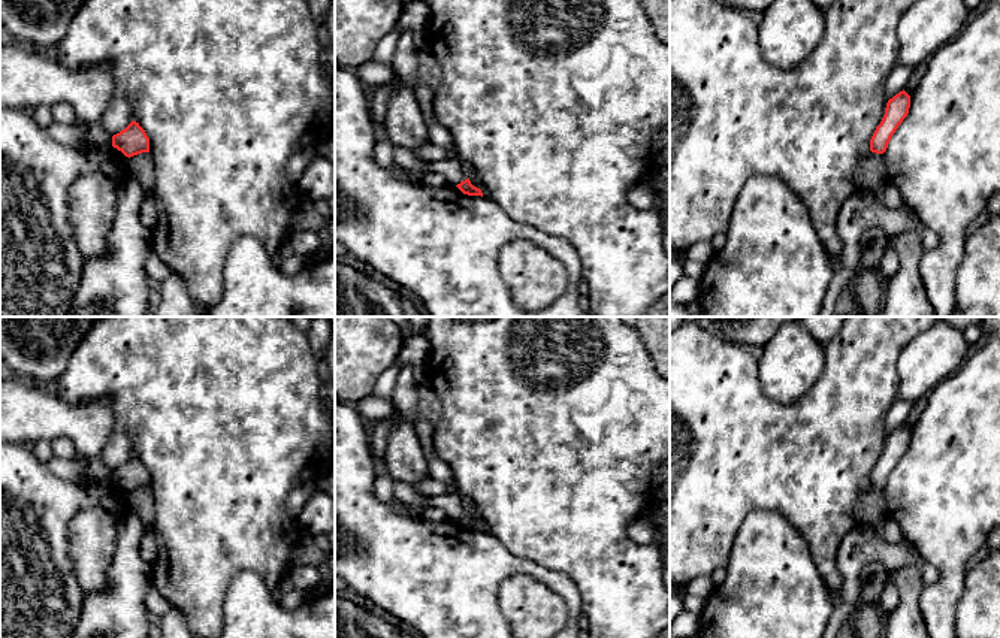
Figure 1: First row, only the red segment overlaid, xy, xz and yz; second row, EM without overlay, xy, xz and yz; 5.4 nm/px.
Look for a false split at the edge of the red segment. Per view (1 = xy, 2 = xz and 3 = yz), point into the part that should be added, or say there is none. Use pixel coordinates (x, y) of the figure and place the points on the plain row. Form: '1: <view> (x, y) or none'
1: none
2: none
3: none

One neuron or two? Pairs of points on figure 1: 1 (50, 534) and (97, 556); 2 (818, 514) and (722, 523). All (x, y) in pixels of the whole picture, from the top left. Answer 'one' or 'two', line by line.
1: two
2: one

